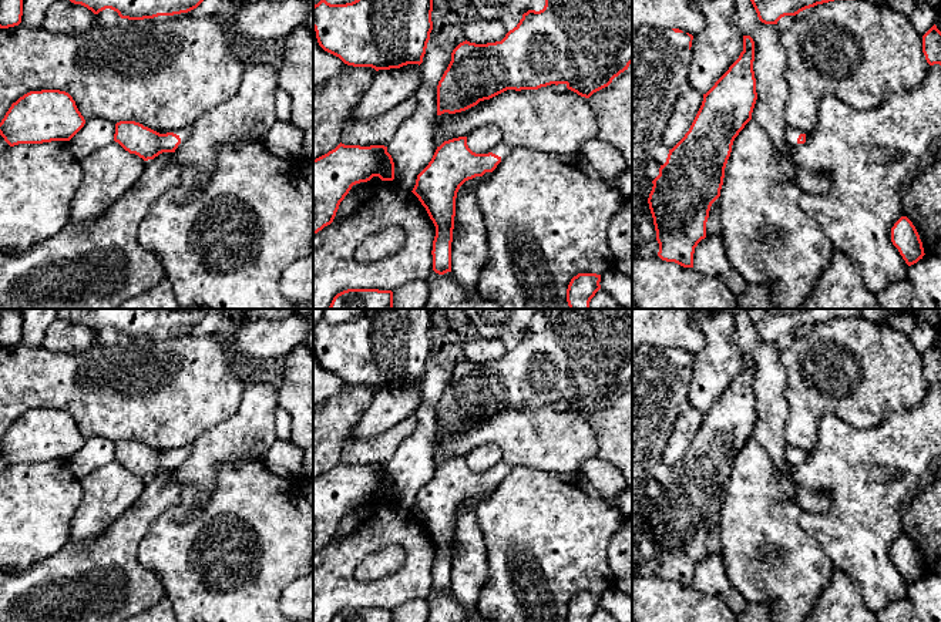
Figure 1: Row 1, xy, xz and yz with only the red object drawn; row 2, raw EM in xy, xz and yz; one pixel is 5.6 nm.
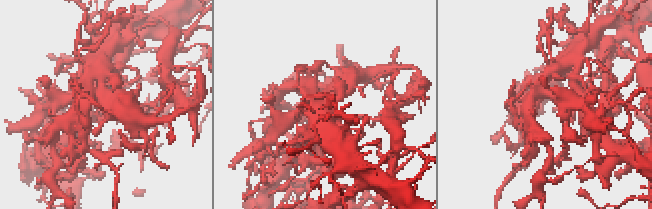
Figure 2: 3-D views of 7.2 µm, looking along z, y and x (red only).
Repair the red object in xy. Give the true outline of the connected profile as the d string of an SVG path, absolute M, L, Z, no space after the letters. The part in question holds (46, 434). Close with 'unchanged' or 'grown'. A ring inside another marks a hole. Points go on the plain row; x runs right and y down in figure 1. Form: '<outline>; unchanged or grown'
M60 408L30 410L11 423L0 441L10 464L70 460L85 443L73 416Z; unchanged

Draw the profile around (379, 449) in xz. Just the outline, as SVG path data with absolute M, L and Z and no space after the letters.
M411 416L394 427L379 433L370 438L354 441L342 455L345 464L384 464L393 458L397 446L410 437L417 427L417 417Z

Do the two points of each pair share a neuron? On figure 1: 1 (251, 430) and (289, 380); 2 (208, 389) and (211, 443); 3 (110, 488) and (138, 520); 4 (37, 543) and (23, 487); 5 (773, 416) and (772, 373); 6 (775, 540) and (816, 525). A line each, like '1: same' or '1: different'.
1: different
2: different
3: different
4: same
5: same
6: different

